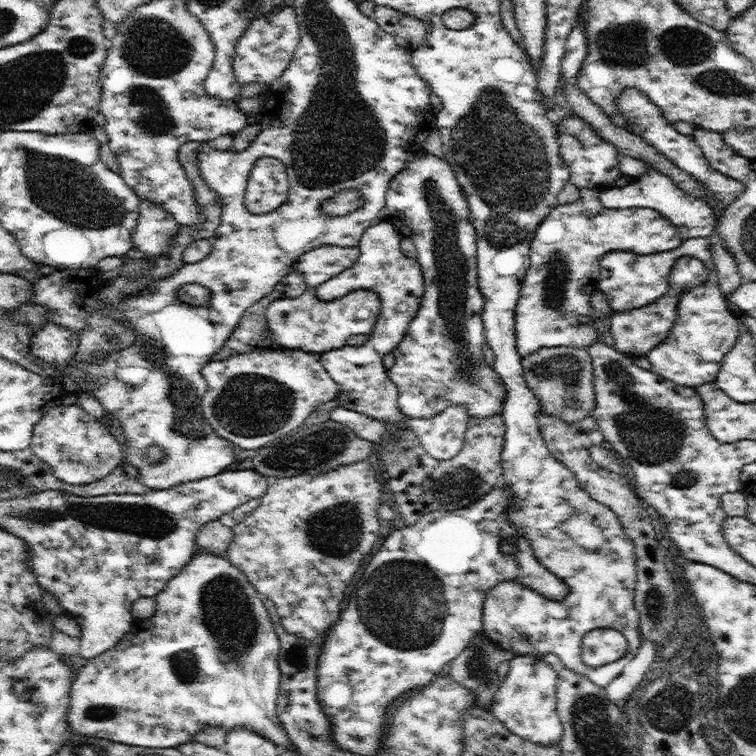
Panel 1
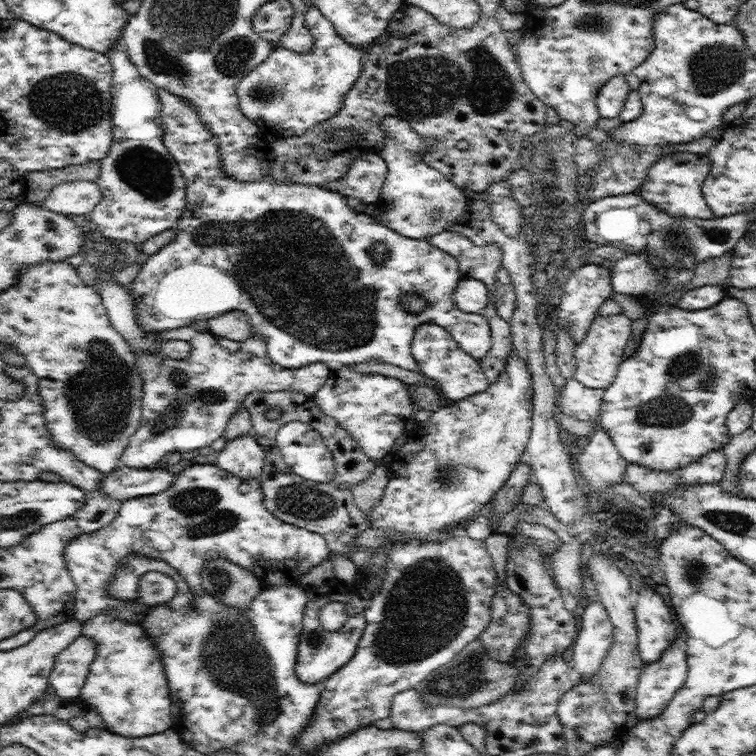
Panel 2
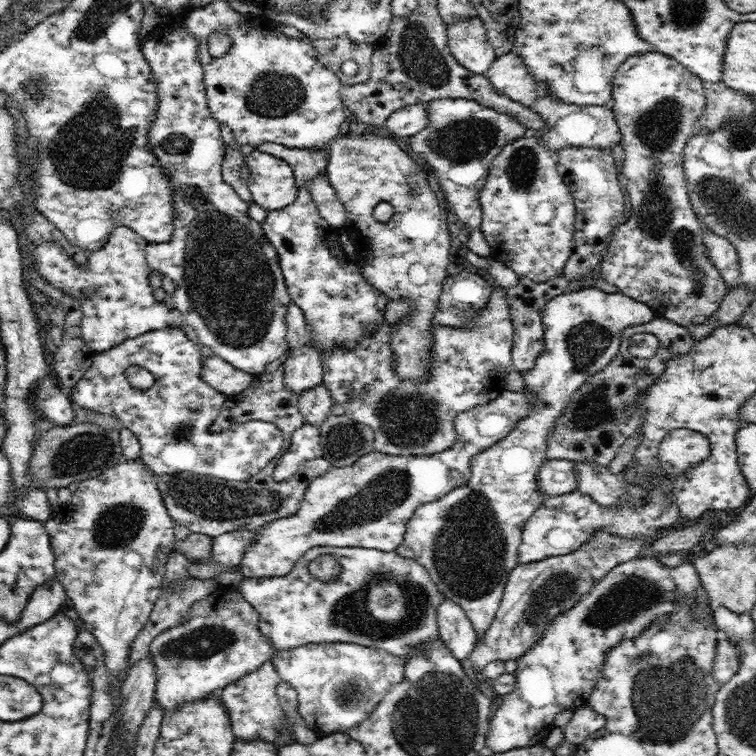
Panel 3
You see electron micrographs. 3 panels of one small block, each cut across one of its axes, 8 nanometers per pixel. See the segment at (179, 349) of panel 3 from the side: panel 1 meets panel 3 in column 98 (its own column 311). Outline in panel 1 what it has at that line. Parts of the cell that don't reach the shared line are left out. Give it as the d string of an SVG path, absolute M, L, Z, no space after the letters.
M302 349L229 356L229 359L223 361L210 361L202 368L201 373L208 383L206 394L200 403L202 414L222 438L235 444L237 450L262 448L270 441L292 433L301 427L317 406L336 399L339 391L338 384L323 367L320 355Z

